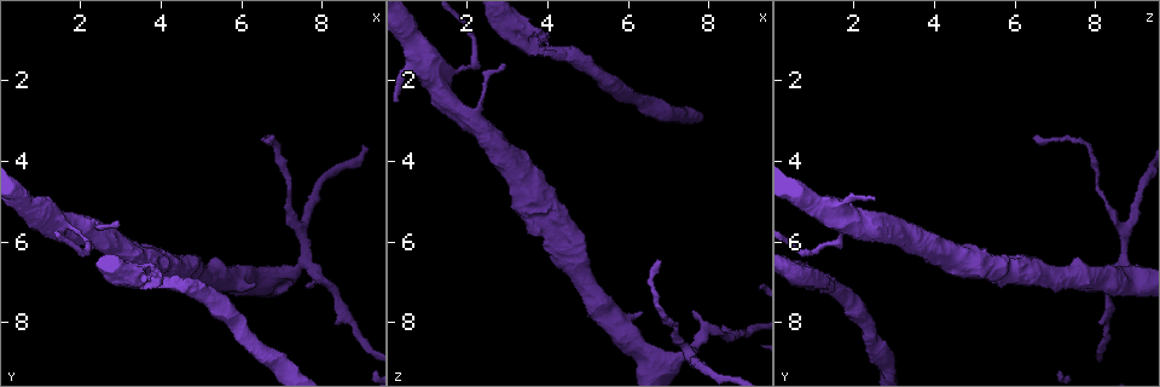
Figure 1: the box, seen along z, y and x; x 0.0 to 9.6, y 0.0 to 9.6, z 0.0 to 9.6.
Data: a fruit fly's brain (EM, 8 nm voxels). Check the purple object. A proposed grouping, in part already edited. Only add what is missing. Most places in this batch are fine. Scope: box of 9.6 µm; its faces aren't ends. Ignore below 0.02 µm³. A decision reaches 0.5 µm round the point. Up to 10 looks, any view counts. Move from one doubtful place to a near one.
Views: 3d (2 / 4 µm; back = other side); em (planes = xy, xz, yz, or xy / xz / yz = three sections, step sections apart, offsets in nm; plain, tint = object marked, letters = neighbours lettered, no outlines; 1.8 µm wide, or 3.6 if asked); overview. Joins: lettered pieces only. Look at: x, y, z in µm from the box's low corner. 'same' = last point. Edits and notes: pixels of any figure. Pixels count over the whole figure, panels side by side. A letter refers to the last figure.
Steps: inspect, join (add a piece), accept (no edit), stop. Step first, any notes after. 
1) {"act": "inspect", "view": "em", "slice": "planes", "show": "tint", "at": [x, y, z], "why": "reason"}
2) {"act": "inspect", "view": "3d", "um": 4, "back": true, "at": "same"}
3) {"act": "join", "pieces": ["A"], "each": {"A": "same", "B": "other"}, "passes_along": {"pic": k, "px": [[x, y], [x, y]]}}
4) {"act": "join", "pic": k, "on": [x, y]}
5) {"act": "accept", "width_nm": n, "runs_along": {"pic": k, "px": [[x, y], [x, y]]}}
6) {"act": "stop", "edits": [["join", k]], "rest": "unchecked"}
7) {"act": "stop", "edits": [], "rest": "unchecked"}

{"act": "inspect", "view": "3d", "um": 2, "at": [7.65, 7.00, 7.70], "why": "free end"}

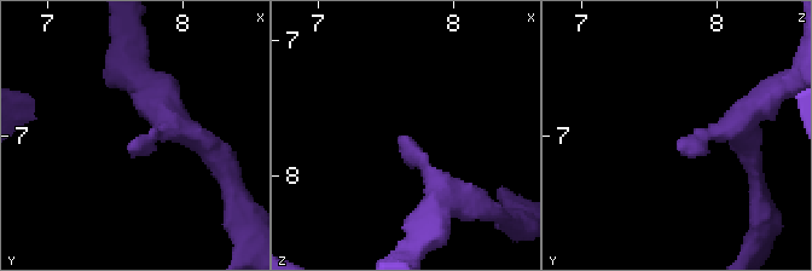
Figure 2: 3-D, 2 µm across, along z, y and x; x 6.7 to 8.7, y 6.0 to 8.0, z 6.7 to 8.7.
{"act": "inspect", "view": "em", "slice": "planes", "show": "letters", "at": [7.64, 7.04, 7.72]}

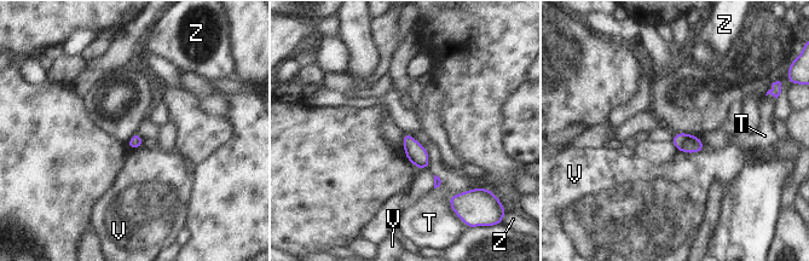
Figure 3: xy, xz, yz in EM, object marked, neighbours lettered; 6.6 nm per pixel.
{"act": "accept", "each": {"T": "other", "V": "other", "Z": "other"}, "border": {"pic": 3, "px": [[677, 150], [700, 152]]}, "found": "no lettered piece goes on from it"}

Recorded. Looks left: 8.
{"act": "inspect", "view": "3d", "um": 2, "at": [6.80, 3.45, 6.40], "why": "thin end"}

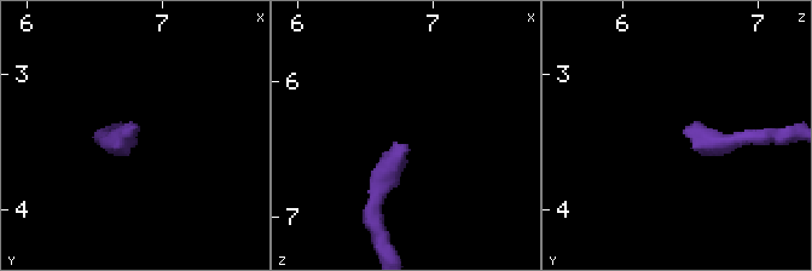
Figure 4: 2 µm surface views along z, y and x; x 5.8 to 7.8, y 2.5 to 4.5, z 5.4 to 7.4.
{"act": "inspect", "view": "em", "slice": "planes", "show": "letters", "at": [6.78, 3.38, 6.46]}

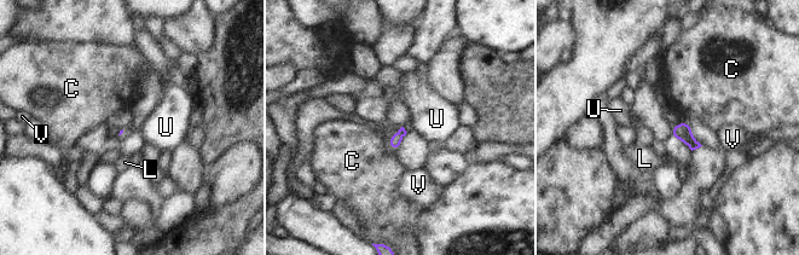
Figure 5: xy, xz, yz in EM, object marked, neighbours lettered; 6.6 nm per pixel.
{"act": "accept", "each": {"C": "other", "L": "other", "U": "other", "V": "other"}, "border": {"pic": 5, "px": [[388, 139], [388, 145], [397, 150]]}, "found": "no lettered piece goes on from it"}

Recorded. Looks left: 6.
{"act": "inspect", "view": "em", "um": 3.6, "slice": "yz", "step": 8, "show": "tint", "at": [0.95, 5.20, 1.45]}

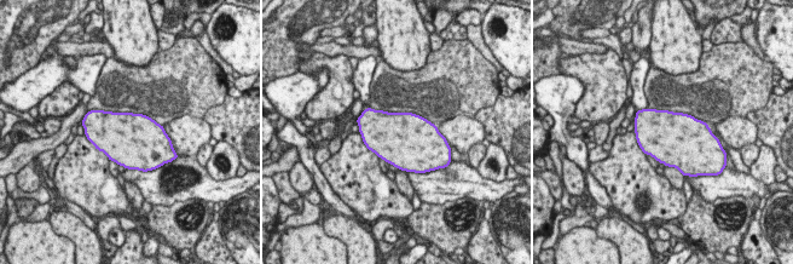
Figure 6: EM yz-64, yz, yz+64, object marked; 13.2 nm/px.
{"act": "inspect", "view": "em", "um": 3.6, "slice": "yz", "step": 8, "show": "letters", "at": "same"}

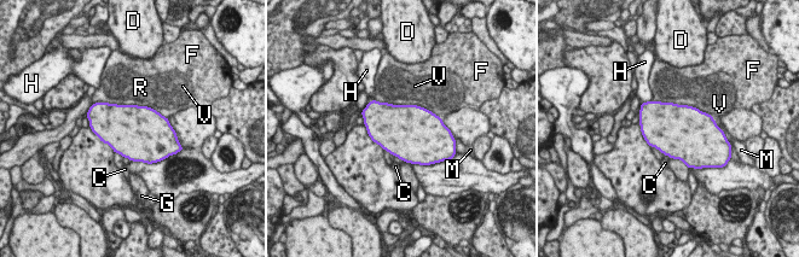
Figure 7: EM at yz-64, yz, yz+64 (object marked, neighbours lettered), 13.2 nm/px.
{"act": "accept", "width_nm": 750, "each": {"C": "other", "D": "other", "F": "other", "G": "other", "H": "other", "M": "other", "R": "other", "V": "other"}, "border": {"pic": 7, "px": [[97, 101], [137, 104], [151, 107]]}, "found": "none of them fits"}

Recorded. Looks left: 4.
{"act": "inspect", "view": "em", "um": 3.6, "slice": "planes", "show": "tint", "at": [3.40, 7.05, 1.00], "why": "calibre changes"}

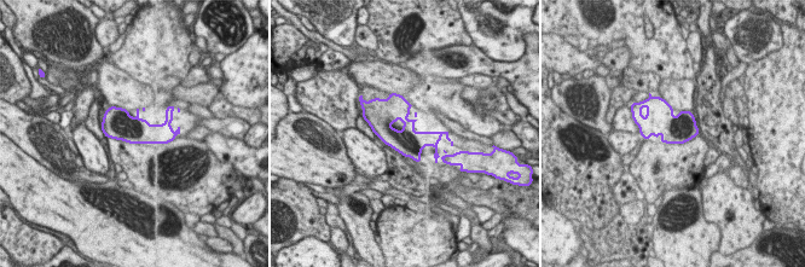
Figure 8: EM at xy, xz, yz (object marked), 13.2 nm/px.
{"act": "inspect", "view": "em", "um": 3.6, "slice": "planes", "show": "letters", "at": "same"}

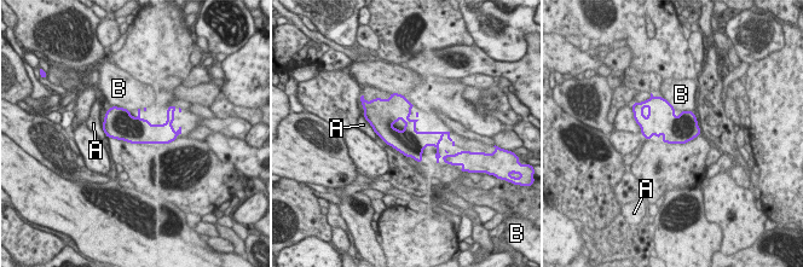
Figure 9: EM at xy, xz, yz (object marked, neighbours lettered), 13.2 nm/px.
{"act": "accept", "width_nm": 380, "each": {"A": "other", "B": "other"}, "border": {"pic": 9, "px": [[367, 121], [387, 144]]}, "found": "no lettered piece goes on from it"}

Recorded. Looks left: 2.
{"act": "stop", "edits": [], "rest": "unchecked"}

